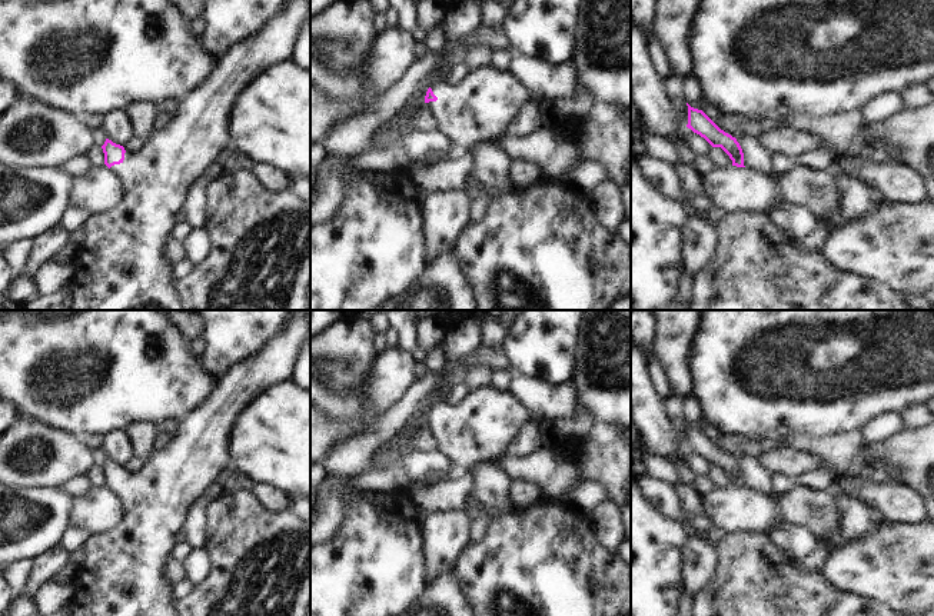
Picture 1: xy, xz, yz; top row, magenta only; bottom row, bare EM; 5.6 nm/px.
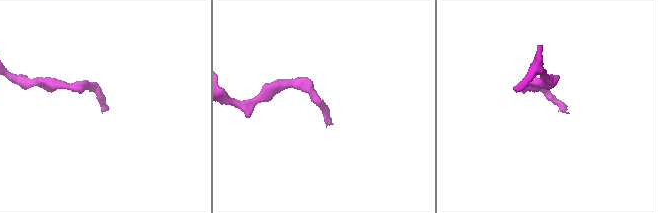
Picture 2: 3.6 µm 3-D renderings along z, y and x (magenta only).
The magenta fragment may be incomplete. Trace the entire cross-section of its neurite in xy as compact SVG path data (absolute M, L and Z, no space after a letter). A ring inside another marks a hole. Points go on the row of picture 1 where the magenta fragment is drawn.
M310 0L286 1L283 9L279 10L279 13L265 24L260 33L243 40L239 44L235 44L209 67L205 81L200 86L195 87L179 103L179 107L173 113L173 117L169 120L169 123L162 130L152 133L152 136L144 141L143 147L136 153L127 153L123 146L106 139L104 144L102 146L104 153L104 164L120 179L122 184L124 186L124 193L122 196L122 200L113 209L100 216L90 216L83 226L86 232L84 240L73 249L73 276L69 284L69 289L73 294L73 304L69 310L183 310L177 296L176 282L170 276L172 263L166 259L164 254L164 242L172 234L172 230L174 227L174 216L182 210L185 193L190 187L190 184L197 177L200 177L213 163L213 160L230 144L229 113L235 99L257 74L265 71L269 66L292 59L296 39L309 11Z

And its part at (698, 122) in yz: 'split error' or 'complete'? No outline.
complete

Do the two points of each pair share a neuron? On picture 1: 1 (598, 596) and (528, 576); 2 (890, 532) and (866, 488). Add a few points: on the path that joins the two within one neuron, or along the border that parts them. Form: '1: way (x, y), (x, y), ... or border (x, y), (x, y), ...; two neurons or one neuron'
1: way (581, 589), (545, 589); one neuron
2: border (886, 519), (918, 523); two neurons

